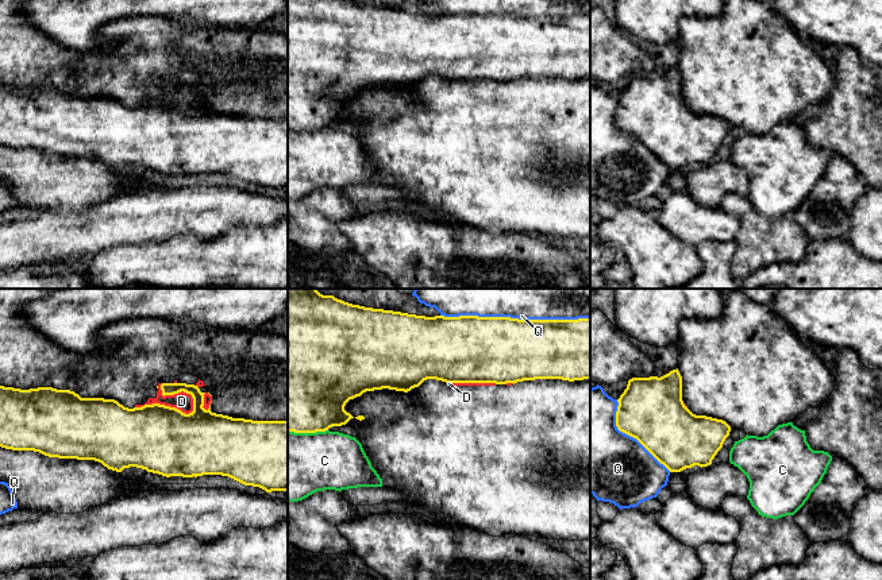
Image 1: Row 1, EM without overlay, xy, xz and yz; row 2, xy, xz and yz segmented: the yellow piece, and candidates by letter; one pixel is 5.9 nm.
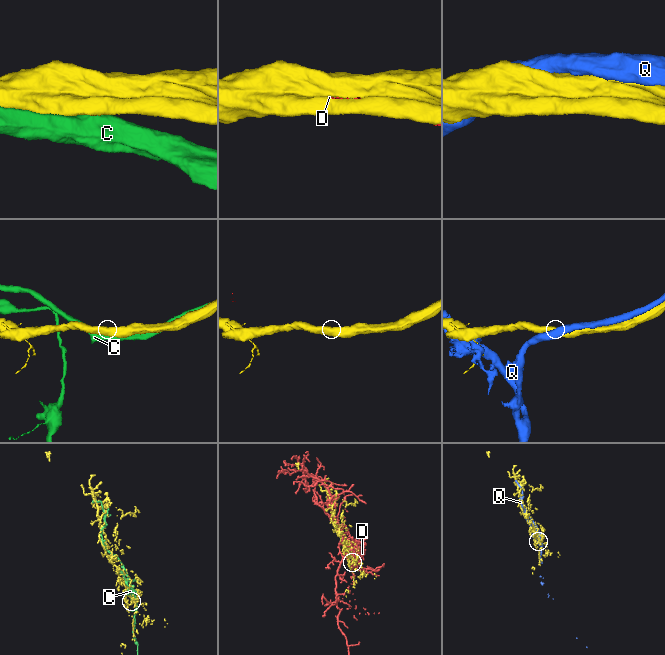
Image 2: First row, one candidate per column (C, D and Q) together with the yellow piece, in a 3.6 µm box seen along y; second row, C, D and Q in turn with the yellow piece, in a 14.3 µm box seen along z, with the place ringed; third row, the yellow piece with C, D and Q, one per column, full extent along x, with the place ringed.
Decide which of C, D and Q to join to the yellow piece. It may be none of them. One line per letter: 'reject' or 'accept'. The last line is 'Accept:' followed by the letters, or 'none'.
C: reject
D: reject
Q: reject
Accept: none

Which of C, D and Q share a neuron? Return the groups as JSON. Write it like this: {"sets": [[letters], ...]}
{"sets": [["C"], ["D"], ["Q"]]}

